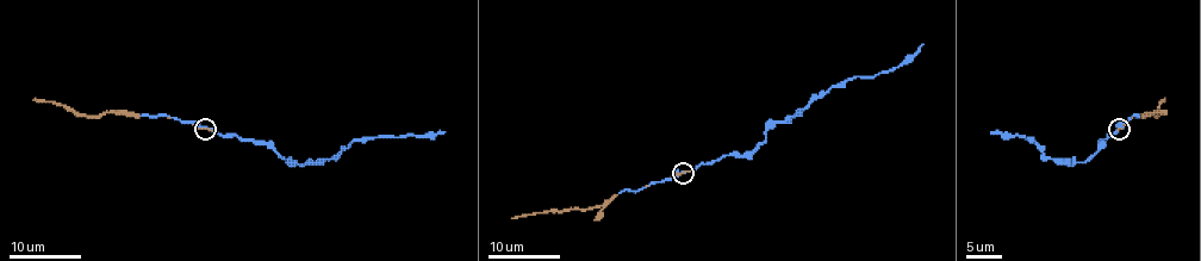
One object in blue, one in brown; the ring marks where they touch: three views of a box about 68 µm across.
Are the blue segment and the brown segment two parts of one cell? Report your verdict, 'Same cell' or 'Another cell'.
Same cell

